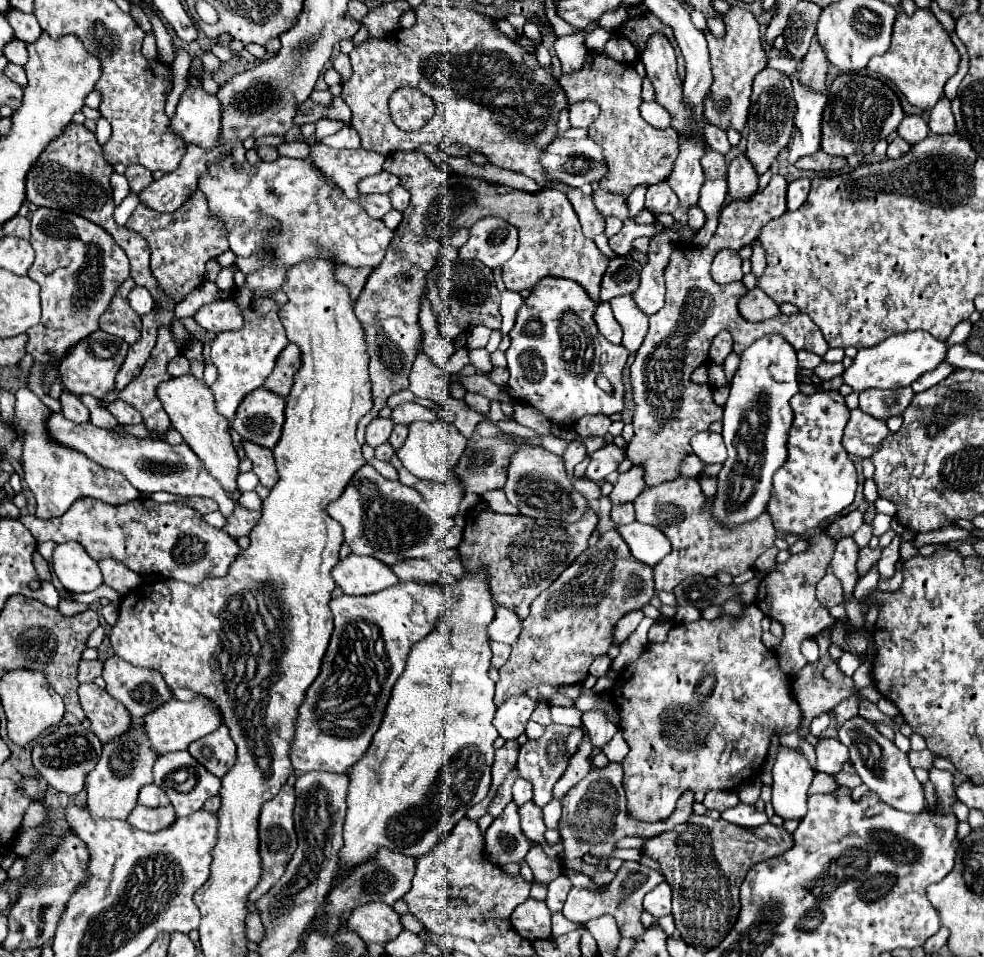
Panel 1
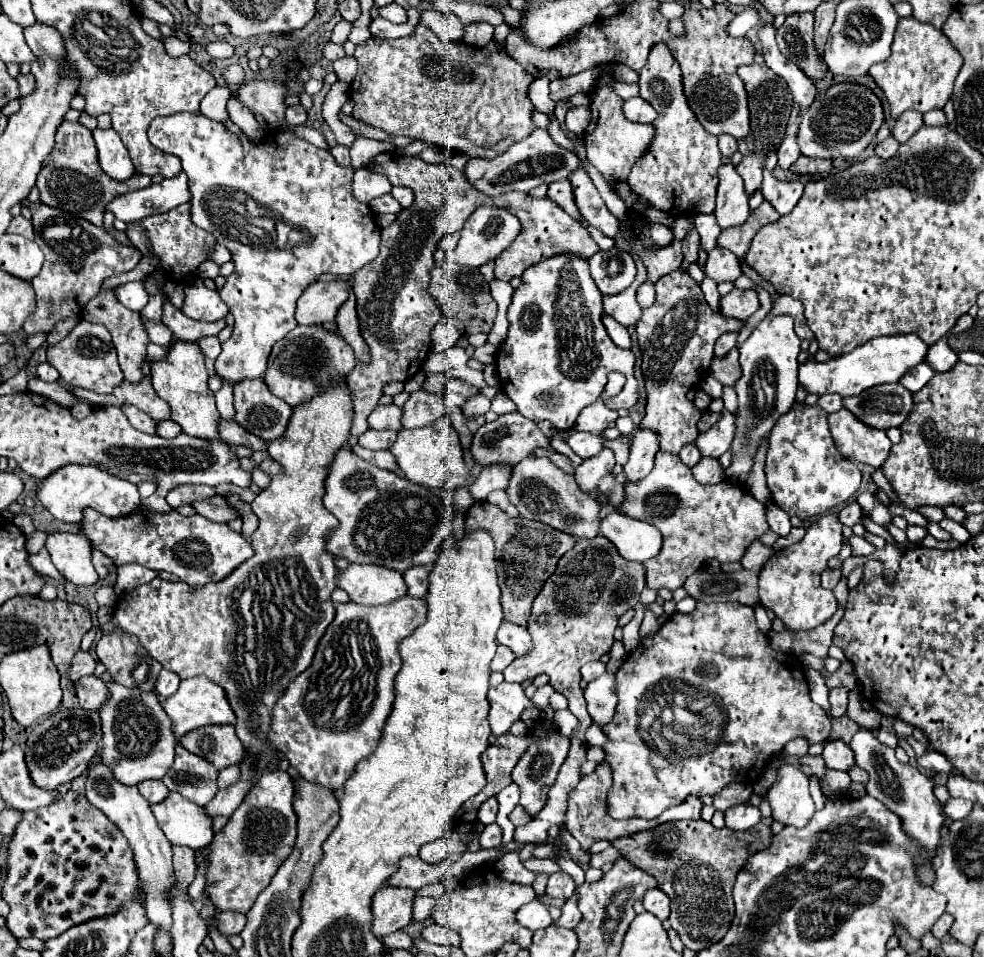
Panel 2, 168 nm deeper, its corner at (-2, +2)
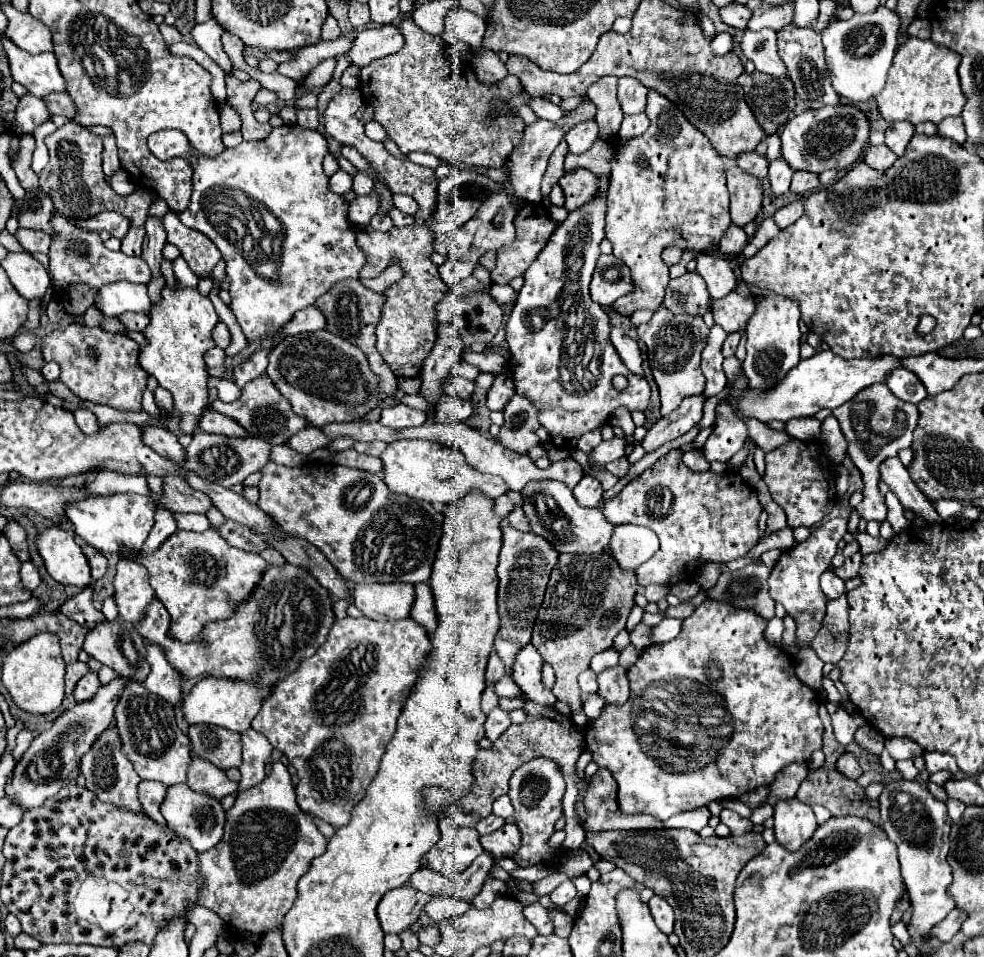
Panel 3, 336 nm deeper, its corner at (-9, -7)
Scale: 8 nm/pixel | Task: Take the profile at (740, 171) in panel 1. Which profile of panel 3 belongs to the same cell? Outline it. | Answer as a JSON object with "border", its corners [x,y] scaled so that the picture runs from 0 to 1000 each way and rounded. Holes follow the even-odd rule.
{"border":[[[742,235],[742,237],[738,239],[738,243],[734,246],[734,252],[732,252],[730,260],[732,260],[732,264],[736,264],[736,266],[746,266],[746,269],[750,269],[752,262],[756,260],[758,252],[760,252],[760,246],[756,243],[756,239]]]}

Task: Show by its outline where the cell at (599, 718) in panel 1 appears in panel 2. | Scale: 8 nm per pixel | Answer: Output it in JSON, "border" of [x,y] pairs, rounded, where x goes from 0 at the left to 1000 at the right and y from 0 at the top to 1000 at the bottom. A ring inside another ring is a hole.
{"border":[[[621,704],[609,706],[609,711],[599,713],[595,719],[595,731],[597,731],[597,744],[603,750],[605,757],[611,761],[621,754],[627,738],[627,727],[625,727],[625,708]]]}

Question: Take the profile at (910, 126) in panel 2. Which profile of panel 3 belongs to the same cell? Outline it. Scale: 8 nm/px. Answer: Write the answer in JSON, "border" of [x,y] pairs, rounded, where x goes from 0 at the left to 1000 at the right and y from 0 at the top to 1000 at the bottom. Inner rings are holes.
{"border":[[[915,126],[915,129],[907,129],[902,135],[900,135],[900,154],[911,160],[913,164],[919,160],[925,143],[929,141],[929,133],[923,129],[923,126]]]}

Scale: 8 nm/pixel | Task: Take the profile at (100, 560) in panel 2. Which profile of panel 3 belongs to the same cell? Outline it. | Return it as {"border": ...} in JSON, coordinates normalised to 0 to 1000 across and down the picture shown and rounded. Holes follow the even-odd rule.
{"border":[[[85,565],[81,567],[81,572],[83,572],[85,580],[89,582],[89,590],[91,590],[91,597],[93,597],[93,605],[100,607],[108,599],[108,582],[104,578],[100,578],[96,572],[87,569]]]}

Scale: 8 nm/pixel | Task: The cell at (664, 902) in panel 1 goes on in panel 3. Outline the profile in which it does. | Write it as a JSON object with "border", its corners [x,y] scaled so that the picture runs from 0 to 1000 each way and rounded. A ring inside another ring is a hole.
{"border":[[[665,935],[661,941],[659,941],[659,948],[661,948],[661,954],[669,967],[669,971],[677,977],[683,975],[683,969],[685,969],[685,952],[681,950],[681,946],[677,944],[677,939]]]}

